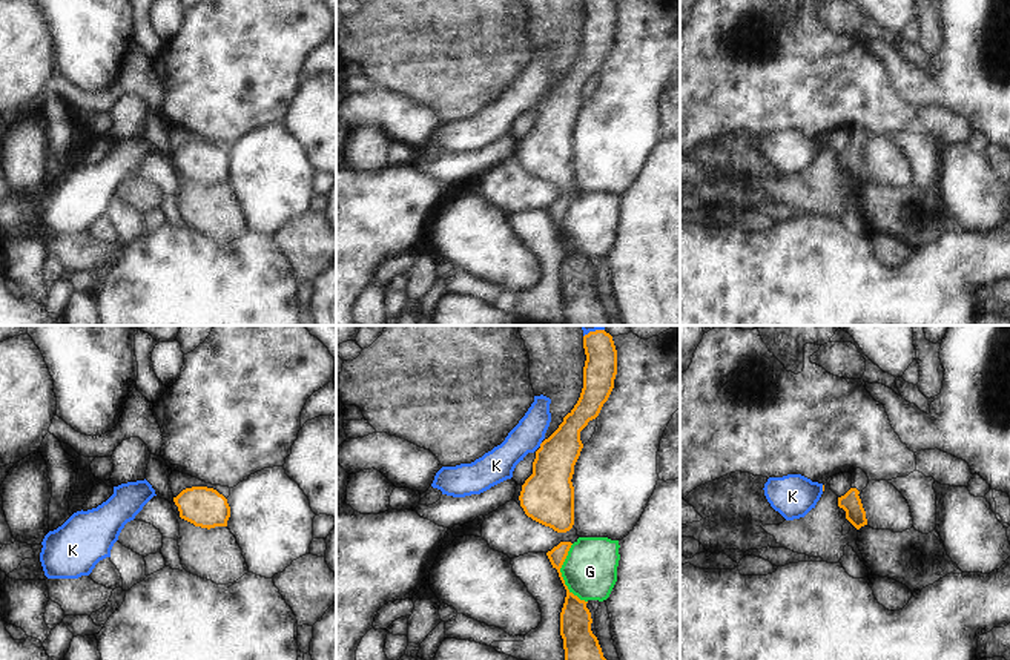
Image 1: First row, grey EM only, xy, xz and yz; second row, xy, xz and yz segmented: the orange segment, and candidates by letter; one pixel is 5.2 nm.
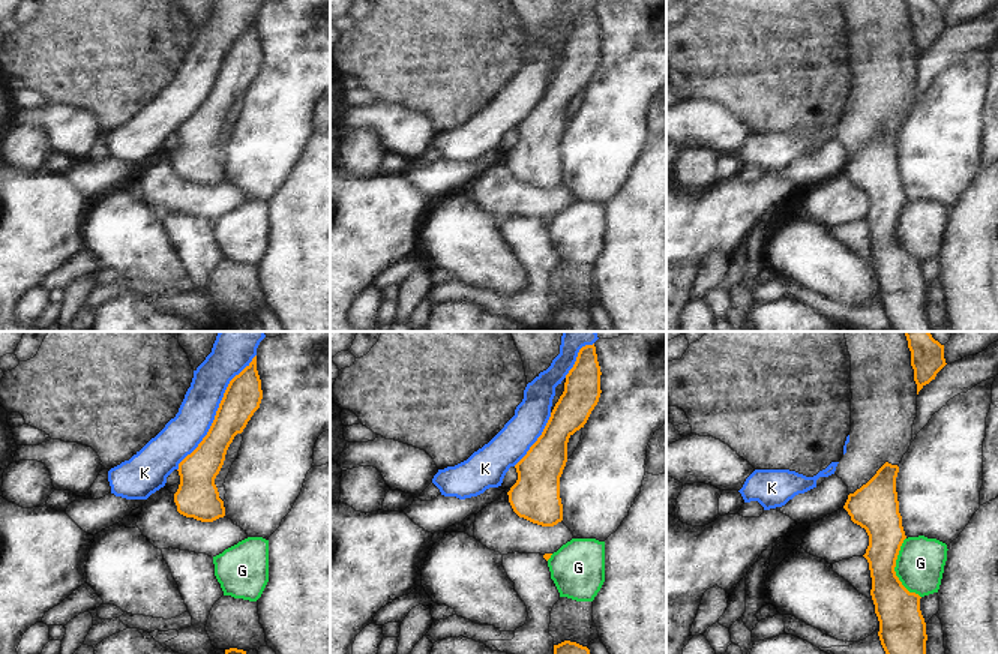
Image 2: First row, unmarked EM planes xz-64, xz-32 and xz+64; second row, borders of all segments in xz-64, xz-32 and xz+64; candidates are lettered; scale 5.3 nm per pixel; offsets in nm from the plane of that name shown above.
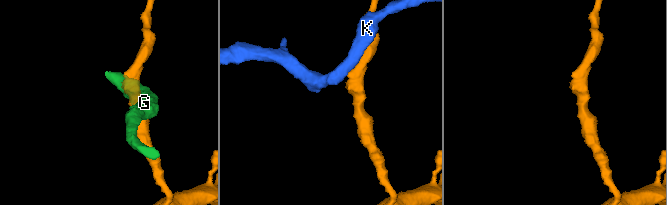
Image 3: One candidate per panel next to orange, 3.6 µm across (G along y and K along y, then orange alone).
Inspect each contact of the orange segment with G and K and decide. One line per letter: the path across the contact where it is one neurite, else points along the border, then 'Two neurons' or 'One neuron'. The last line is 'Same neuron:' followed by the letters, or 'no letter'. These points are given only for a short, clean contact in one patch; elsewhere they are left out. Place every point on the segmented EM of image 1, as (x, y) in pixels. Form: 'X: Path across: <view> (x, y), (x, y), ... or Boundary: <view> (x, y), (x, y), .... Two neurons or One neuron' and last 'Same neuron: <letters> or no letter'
G: Boundary: xz (571, 544), (561, 568), (561, 576), (564, 584), (587, 602). Two neurons
K: Two neurons
Same neuron: no letter

